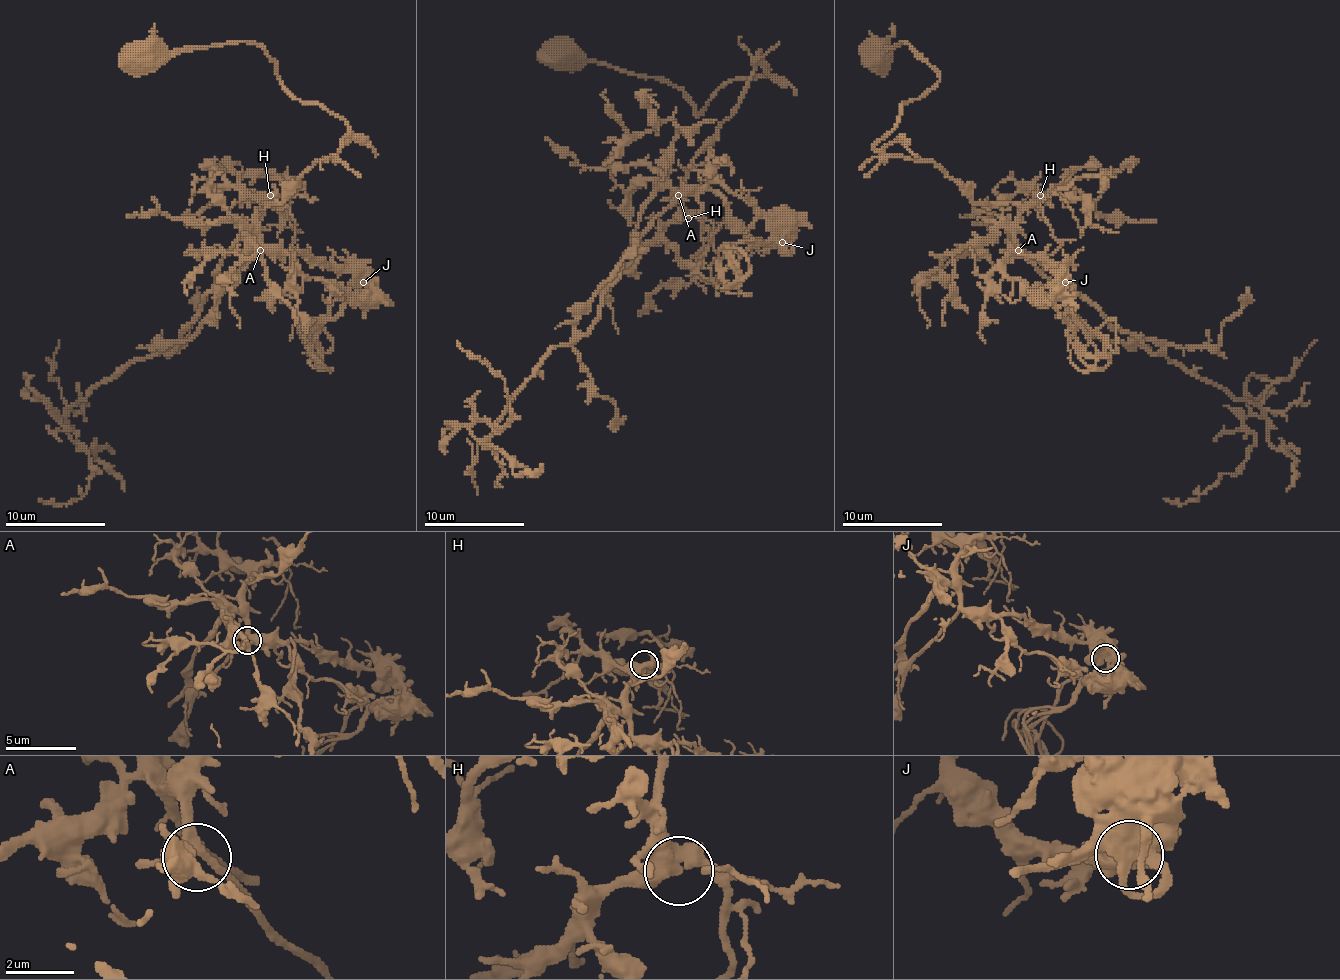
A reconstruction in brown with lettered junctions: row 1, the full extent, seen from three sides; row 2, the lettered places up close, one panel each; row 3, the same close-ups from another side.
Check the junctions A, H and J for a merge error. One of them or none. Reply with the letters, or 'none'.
J

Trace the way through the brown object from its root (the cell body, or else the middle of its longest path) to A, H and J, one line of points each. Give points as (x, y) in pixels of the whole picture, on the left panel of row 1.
A: (147, 54), (252, 41), (297, 99), (345, 122), (340, 149), (257, 212), (260, 250)
H: (147, 54), (252, 41), (297, 99), (345, 122), (335, 154), (318, 159), (280, 202), (265, 205), (270, 195)
J: (147, 54), (252, 41), (297, 99), (345, 122), (340, 149), (262, 207), (257, 232), (363, 282)

